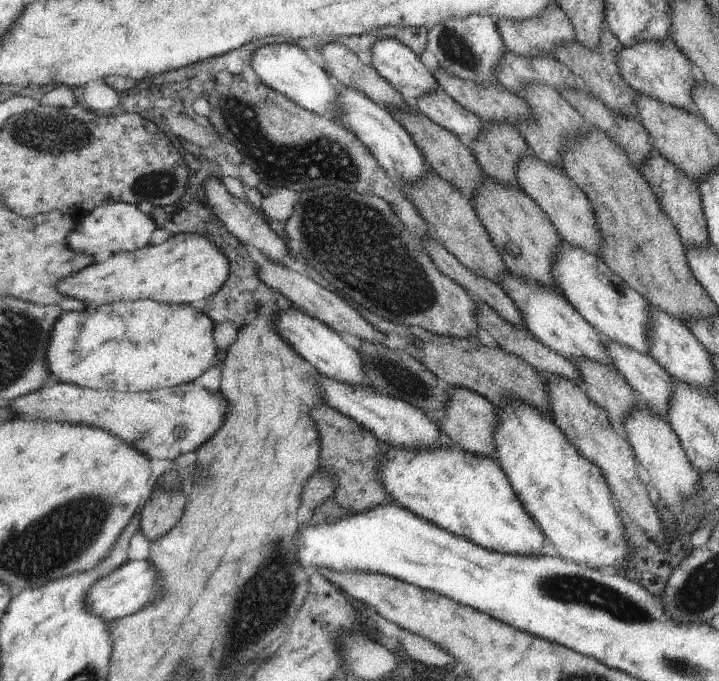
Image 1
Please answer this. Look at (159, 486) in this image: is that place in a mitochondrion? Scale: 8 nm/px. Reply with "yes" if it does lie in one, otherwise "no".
no

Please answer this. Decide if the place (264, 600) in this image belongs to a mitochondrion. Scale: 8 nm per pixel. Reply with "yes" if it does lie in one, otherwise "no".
yes

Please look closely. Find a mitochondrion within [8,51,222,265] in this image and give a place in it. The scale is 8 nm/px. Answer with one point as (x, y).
(64, 133)

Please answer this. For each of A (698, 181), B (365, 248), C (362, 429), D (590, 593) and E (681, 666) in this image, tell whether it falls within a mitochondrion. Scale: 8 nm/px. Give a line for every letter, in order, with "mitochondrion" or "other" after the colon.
A: other
B: mitochondrion
C: other
D: mitochondrion
E: mitochondrion

